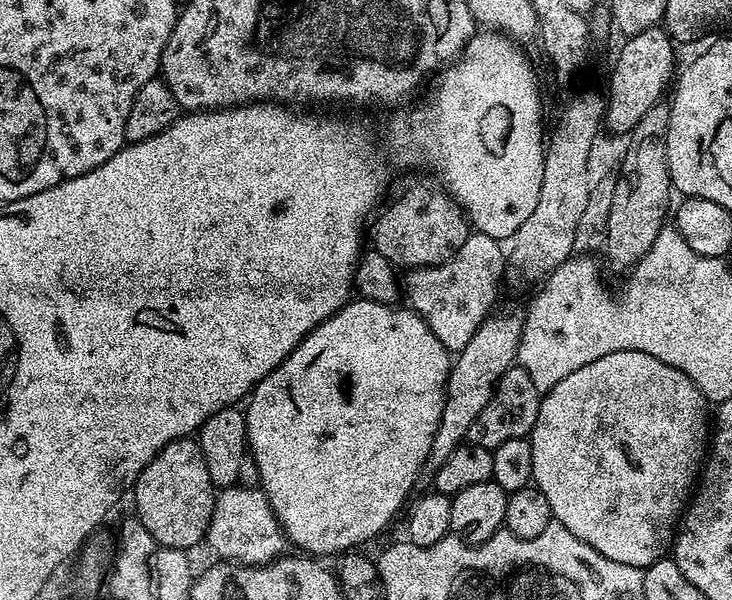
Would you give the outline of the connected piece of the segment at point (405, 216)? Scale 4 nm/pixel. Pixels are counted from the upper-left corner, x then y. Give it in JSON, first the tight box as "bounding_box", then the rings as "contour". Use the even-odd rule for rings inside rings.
{"bounding_box":[370,180,470,270],"contour":[[[428,180],[402,181],[396,197],[375,213],[370,224],[371,247],[400,270],[435,268],[452,257],[470,234],[464,209],[439,183]]]}

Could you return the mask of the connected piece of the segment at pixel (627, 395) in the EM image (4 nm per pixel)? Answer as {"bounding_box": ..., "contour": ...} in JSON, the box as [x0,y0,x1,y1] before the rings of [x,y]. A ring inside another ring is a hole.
{"bounding_box":[531,351,710,569],"contour":[[[615,351],[603,358],[595,359],[586,366],[574,370],[566,378],[560,379],[553,388],[547,389],[540,397],[538,422],[532,428],[531,442],[534,450],[534,474],[532,479],[535,487],[546,494],[546,502],[550,502],[550,510],[555,523],[566,526],[574,538],[586,542],[586,546],[594,546],[598,554],[606,554],[613,562],[622,562],[626,566],[638,569],[650,567],[656,560],[669,551],[674,540],[674,529],[689,503],[693,488],[701,471],[708,448],[710,428],[706,426],[707,400],[698,390],[692,379],[669,363],[654,358],[653,355],[641,351]]]}

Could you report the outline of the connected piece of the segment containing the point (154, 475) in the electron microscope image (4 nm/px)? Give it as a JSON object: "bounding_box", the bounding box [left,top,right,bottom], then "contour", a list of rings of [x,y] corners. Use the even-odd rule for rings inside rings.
{"bounding_box":[134,438,218,550],"contour":[[[185,438],[167,444],[144,467],[134,485],[135,492],[135,519],[140,520],[162,546],[192,550],[199,540],[201,543],[207,537],[218,489],[212,483],[210,470],[206,470],[206,458],[195,439]]]}

